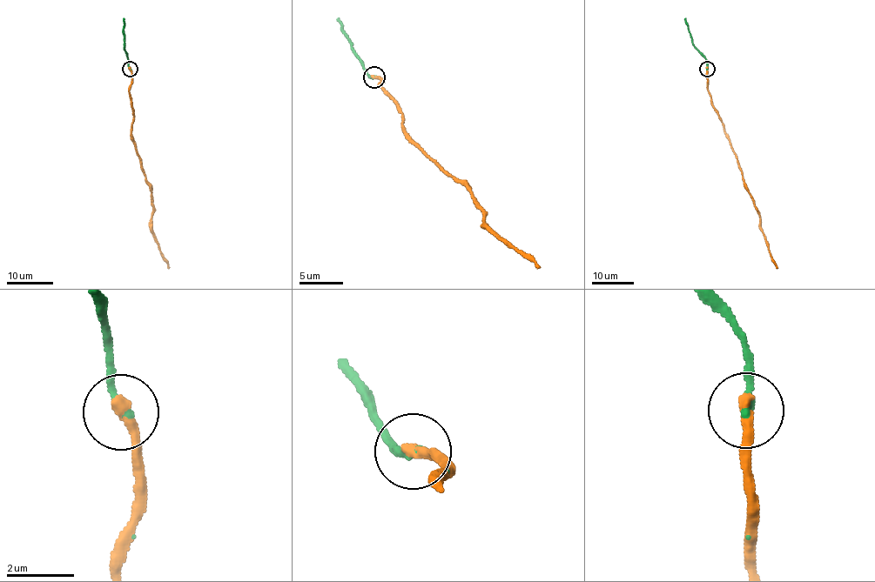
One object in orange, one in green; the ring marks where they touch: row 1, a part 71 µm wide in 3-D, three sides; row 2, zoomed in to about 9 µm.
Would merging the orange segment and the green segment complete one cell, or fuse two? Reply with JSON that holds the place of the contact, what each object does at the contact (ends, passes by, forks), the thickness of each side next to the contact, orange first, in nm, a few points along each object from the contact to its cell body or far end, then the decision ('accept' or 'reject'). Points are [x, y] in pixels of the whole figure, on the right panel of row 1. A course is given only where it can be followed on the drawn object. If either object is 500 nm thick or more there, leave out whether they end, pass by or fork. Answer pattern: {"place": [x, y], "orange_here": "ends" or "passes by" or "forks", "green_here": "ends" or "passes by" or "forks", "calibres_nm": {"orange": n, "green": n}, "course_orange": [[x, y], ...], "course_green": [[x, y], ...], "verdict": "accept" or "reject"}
{"place": [707, 69], "orange_here": "ends", "green_here": "ends", "calibres_nm": {"orange": 340, "green": 280}, "course_orange": [[706, 69], [711, 104], [723, 125], [777, 268]], "course_green": [[706, 69], [706, 59], [693, 43], [685, 17]], "verdict": "accept"}

